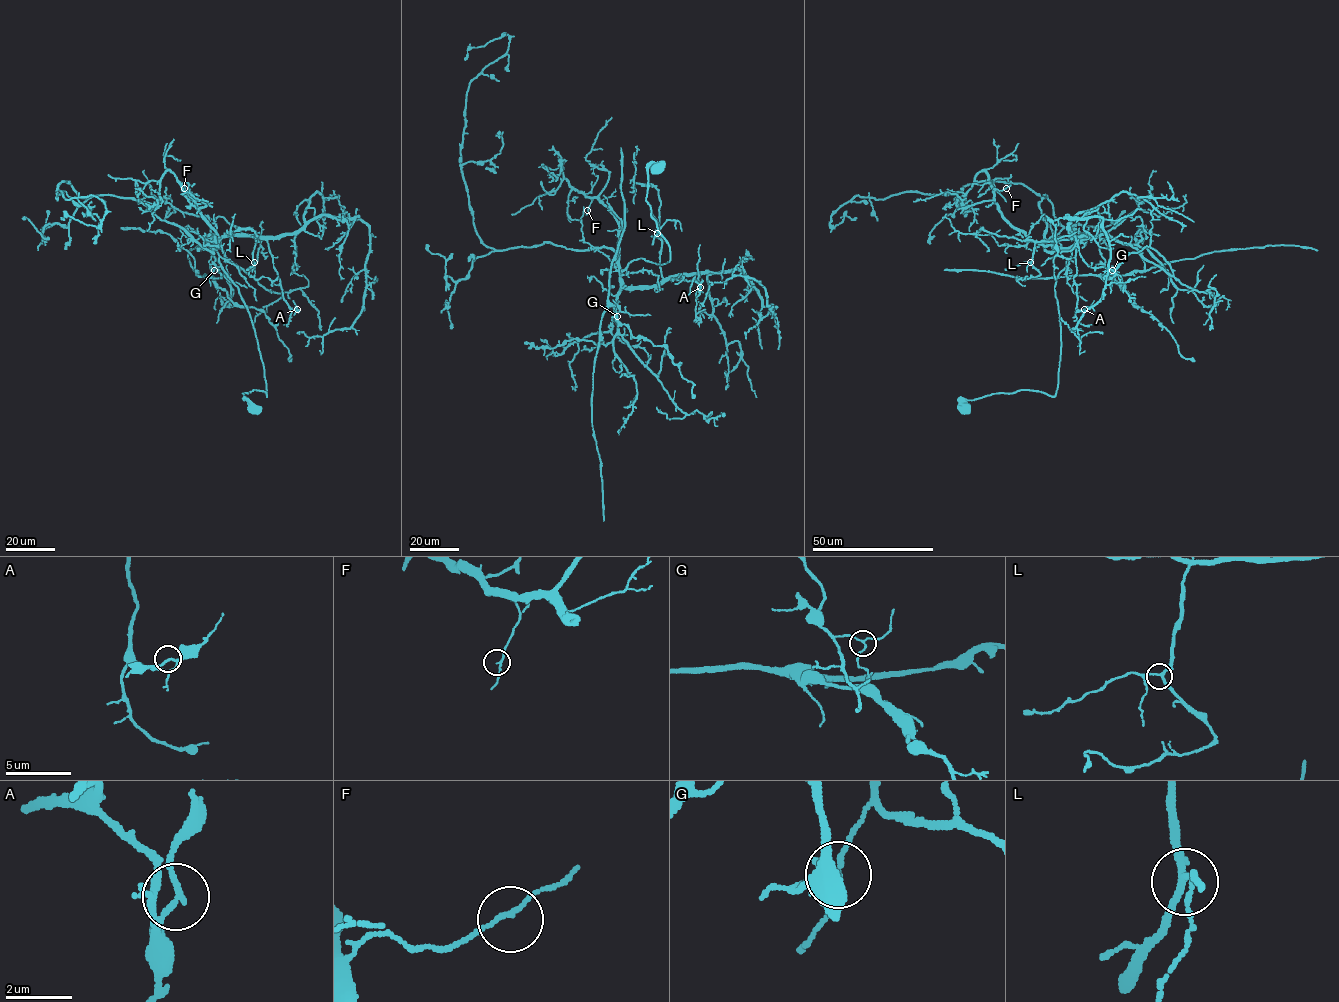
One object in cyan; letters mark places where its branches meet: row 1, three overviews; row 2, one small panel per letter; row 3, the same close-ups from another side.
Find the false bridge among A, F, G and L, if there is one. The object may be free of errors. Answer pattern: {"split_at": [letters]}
{"split_at": ["G"]}

